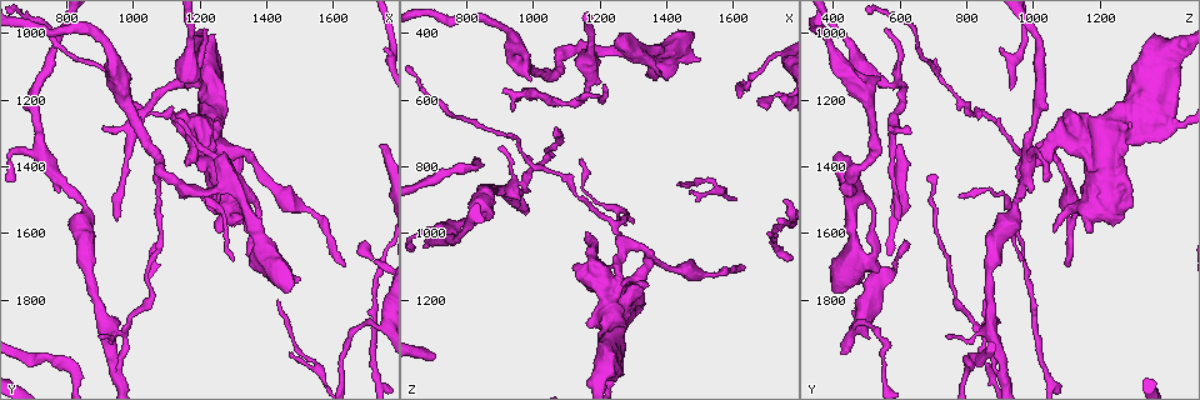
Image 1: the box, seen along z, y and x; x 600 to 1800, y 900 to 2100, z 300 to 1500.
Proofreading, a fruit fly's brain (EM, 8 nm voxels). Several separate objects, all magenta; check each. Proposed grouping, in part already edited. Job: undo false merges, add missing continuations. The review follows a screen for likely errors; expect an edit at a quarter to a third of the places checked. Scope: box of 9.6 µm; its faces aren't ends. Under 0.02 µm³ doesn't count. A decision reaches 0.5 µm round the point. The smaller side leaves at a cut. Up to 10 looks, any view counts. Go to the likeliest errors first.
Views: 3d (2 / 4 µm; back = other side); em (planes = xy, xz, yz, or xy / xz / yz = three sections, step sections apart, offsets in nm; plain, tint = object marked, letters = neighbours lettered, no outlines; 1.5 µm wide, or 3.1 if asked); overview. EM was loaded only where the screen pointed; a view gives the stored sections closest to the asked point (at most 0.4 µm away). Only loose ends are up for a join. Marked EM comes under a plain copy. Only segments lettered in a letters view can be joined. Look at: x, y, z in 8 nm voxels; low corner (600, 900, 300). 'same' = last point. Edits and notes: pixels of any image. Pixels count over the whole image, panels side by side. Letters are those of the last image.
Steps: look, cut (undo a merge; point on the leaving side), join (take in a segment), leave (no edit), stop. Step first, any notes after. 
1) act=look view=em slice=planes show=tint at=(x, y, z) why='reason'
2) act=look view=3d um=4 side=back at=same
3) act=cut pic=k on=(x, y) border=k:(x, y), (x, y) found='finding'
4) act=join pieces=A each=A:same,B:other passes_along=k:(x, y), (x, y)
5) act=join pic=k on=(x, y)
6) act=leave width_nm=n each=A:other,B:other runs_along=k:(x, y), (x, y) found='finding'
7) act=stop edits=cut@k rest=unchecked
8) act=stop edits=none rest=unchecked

act=look view=em slice=planes show=tint at=(1640, 1710, 1110) why='long arm stops here'

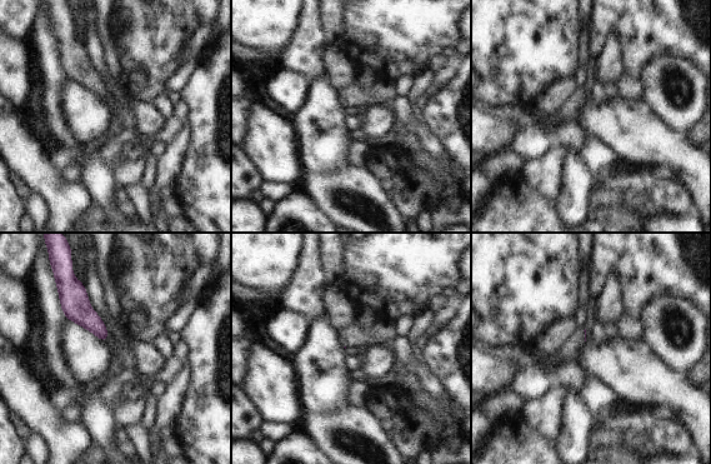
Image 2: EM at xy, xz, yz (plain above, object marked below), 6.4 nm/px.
act=look view=em slice=planes show=letters at=same why='see the neighbours'

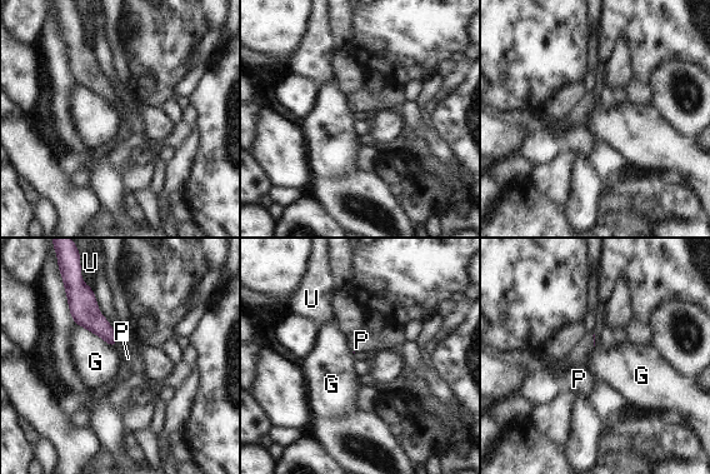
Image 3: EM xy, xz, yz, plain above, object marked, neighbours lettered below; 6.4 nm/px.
act=join pieces=P each=G:other,P:same,U:other passes_along=3:(88, 315), (115, 343), (128, 358) found='the cell continues'

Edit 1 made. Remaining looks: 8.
act=look view=overview

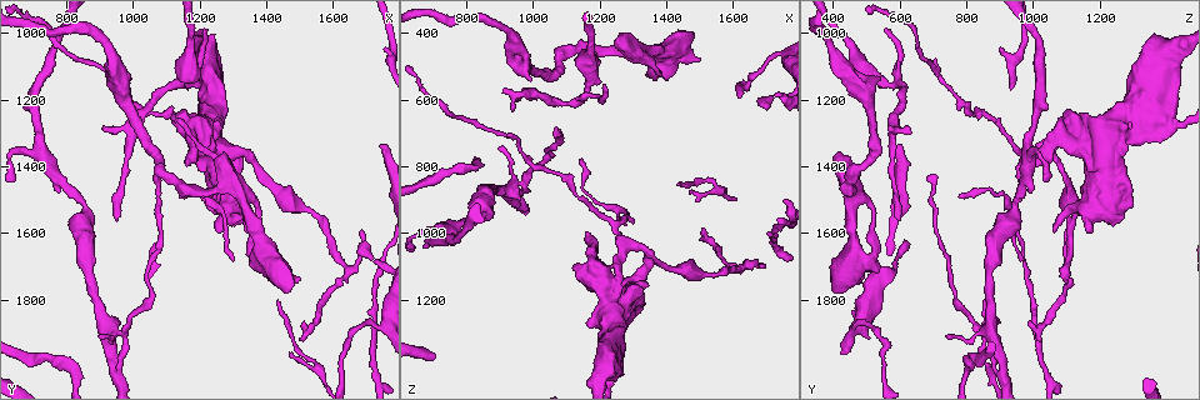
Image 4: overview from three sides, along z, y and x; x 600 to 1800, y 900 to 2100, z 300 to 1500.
act=look view=em slice=xy step=4 show=tint at=(1740, 1330, 590) why='an open end'

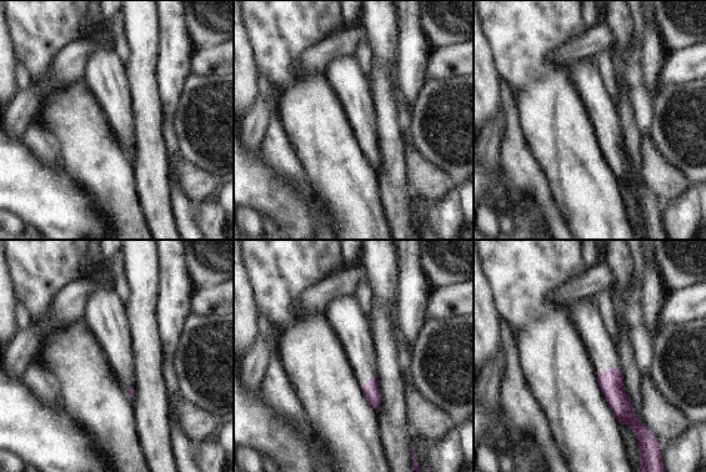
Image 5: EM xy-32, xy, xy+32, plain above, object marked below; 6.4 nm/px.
act=look view=em slice=planes show=letters at=same

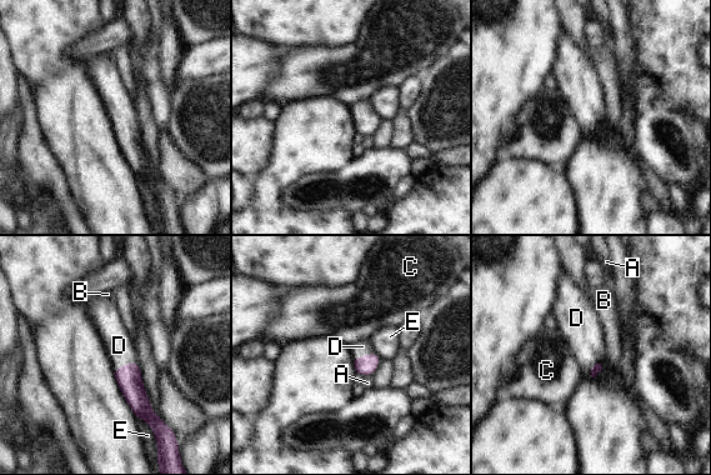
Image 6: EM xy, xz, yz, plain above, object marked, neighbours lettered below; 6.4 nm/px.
act=join pieces=D each=A:other,B:other,C:other,D:same,E:other passes_along=6:(129, 378), (125, 364), (119, 345) found='the cell continues'

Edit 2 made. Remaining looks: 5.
act=look view=em slice=xz step=8 show=letters at=(1490, 1740, 470) why='branch stops here'

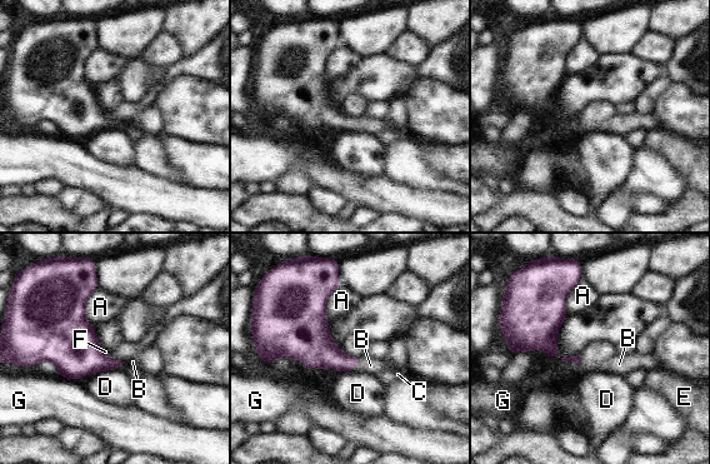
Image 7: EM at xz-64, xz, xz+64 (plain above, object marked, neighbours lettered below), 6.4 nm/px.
act=join pieces=B each=A:other,B:same,C:other,D:other,E:other,F:other,G:other passes_along=7:(321, 352), (358, 364), (370, 365) found='the cell continues'

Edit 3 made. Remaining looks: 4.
act=look view=overview why='see it whole again'

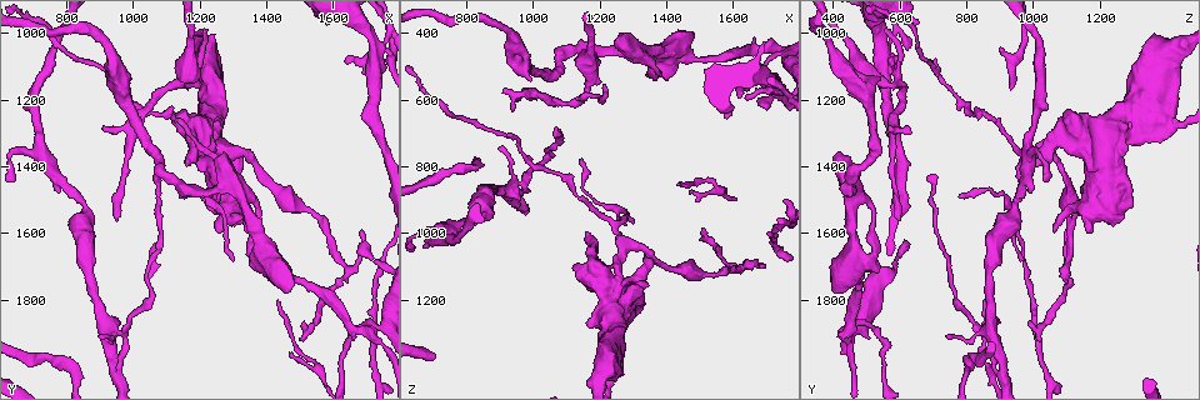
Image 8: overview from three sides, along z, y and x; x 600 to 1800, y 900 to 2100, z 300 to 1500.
act=look view=em slice=planes show=letters at=(1160, 1400, 1000) why='an open end'

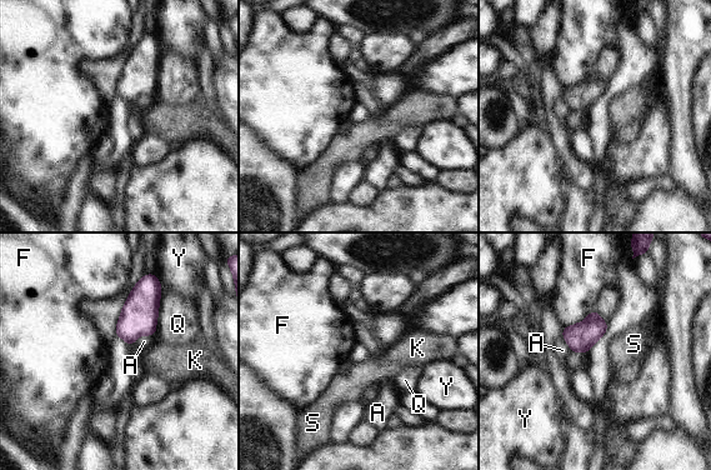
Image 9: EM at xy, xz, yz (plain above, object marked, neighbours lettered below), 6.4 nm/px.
act=leave each=A:other,F:other,K:other,Q:other,S:other,Y:other border=9:(153, 335), (140, 335), (131, 346) found='none of them fits'

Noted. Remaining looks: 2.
act=stop edits=join@3,join@6,join@7 rest=unchecked

